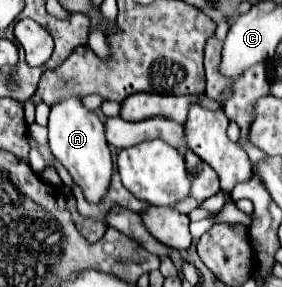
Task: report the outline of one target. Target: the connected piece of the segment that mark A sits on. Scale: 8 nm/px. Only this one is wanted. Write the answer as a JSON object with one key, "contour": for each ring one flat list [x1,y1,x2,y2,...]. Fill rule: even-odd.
{"contour":[[72,94,72,96,62,98,56,104,52,104,48,130,50,130,52,154,64,164,64,168,70,172,72,180,84,190,84,196,90,202,98,202,104,196,104,192,108,190,110,176,114,170,112,156,110,156,110,150,108,150,106,138,104,138,102,120,82,104,80,96]]}

